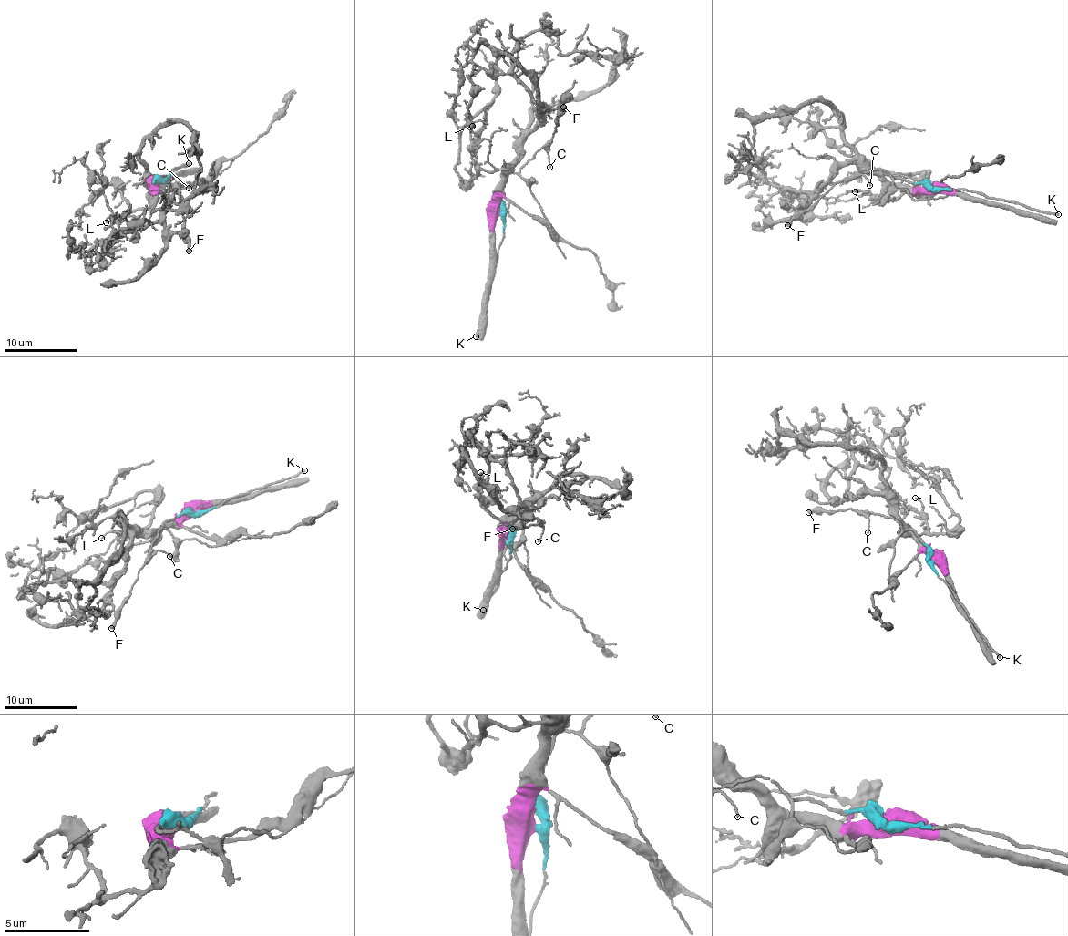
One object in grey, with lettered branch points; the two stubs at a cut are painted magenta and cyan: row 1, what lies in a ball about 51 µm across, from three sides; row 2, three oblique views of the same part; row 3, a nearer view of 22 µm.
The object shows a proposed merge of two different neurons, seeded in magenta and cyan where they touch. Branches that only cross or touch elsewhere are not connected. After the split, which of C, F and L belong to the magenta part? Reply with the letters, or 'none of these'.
L

